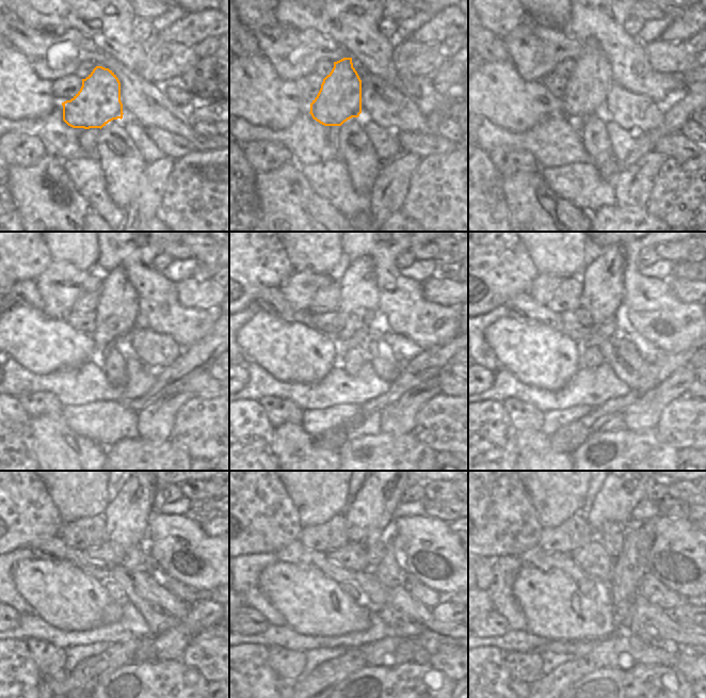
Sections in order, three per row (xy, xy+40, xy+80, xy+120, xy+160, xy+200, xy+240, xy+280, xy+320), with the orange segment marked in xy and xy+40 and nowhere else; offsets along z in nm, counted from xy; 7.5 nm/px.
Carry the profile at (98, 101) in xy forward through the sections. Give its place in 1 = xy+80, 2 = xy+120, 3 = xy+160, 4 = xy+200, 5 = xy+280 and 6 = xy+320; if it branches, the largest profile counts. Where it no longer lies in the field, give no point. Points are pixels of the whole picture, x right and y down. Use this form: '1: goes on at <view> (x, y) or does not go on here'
1: goes on at xy+80 (584, 94)
2: goes on at xy+120 (116, 314)
3: goes on at xy+160 (358, 303)
4: goes on at xy+200 (603, 280)
5: goes on at xy+280 (370, 516)
6: goes on at xy+320 (621, 492)

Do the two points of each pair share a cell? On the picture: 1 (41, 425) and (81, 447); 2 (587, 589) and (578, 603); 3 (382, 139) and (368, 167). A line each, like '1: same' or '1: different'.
1: same
2: different
3: different

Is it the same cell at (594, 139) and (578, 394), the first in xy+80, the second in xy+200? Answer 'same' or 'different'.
different

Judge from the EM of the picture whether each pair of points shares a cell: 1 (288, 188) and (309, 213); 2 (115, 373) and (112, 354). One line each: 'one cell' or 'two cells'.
1: one cell
2: one cell

